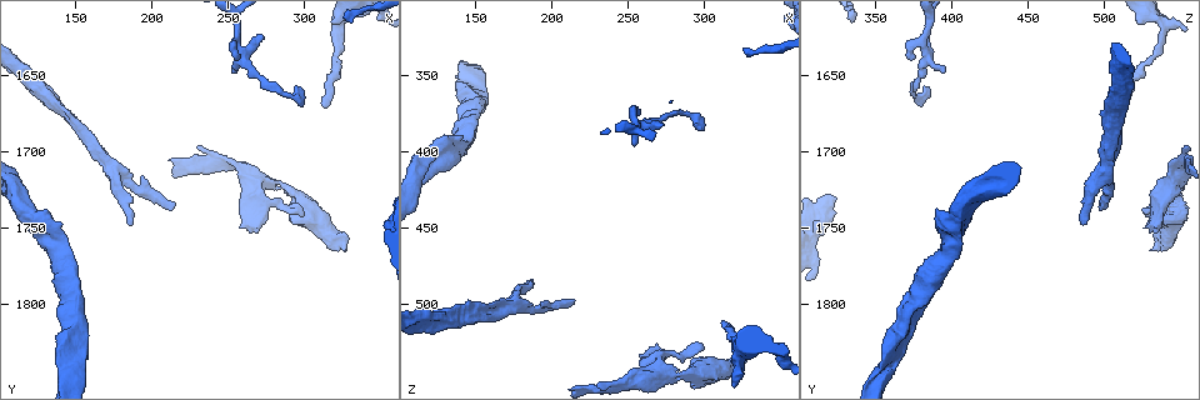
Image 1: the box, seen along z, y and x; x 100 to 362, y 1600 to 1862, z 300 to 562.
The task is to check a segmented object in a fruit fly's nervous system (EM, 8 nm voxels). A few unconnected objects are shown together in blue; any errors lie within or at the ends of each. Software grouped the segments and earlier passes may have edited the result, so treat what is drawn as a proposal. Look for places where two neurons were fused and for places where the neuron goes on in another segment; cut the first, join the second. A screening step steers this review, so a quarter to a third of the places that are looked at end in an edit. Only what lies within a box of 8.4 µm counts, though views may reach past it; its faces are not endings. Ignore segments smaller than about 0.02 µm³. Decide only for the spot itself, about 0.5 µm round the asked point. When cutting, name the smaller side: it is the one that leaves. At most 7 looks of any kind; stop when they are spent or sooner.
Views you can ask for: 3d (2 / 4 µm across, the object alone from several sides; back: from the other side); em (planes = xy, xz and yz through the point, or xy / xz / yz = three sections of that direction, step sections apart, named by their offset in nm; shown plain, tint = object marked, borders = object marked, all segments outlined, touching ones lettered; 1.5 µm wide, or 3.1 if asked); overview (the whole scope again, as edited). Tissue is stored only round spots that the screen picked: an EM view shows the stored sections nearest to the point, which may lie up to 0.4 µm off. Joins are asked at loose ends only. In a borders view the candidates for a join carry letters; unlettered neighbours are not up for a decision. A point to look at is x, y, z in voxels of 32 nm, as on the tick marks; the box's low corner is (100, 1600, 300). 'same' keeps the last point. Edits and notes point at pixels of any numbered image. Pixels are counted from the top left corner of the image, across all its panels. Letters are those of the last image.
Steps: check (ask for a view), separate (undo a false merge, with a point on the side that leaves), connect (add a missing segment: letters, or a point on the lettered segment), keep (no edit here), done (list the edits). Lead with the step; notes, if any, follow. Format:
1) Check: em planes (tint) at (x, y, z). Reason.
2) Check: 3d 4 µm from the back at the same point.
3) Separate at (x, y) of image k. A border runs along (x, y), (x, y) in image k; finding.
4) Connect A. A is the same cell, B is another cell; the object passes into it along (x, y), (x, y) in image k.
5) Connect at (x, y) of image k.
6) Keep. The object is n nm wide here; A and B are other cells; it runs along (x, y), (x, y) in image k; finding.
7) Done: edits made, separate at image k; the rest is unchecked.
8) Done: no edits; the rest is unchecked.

Check: 3d 2 µm at (188, 1748, 486). Thin end.

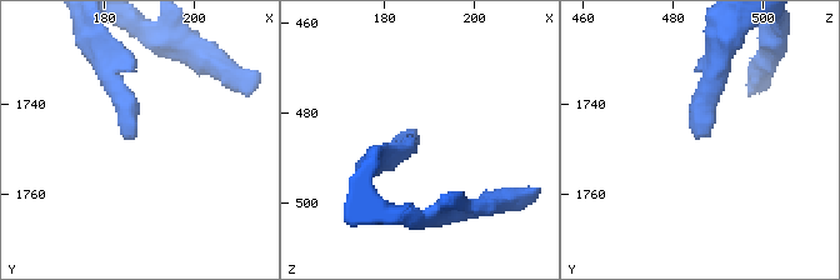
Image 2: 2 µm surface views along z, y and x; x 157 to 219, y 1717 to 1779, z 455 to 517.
Check: em yz step 8 (tint) at (187, 1748, 486). Need the tissue.

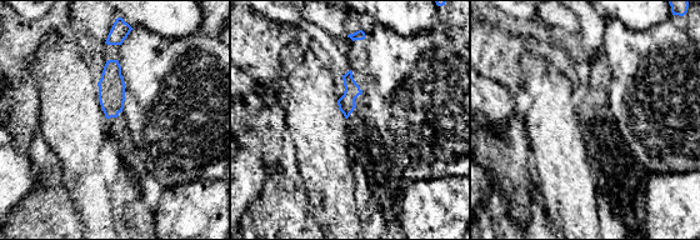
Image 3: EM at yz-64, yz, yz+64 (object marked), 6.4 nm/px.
Check: em planes (borders) at the same point. Cut it another way.

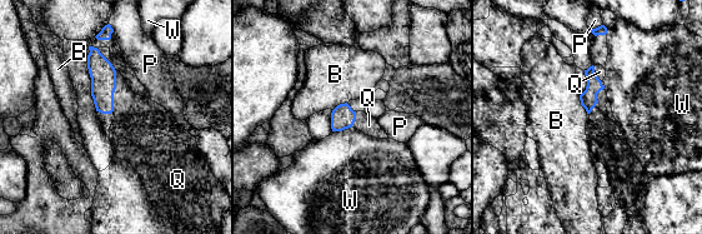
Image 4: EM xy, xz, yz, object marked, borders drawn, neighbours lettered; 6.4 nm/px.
Connect Q. Q is the same cell, B, P and W are other cells; the neuron continues.

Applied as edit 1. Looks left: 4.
Check: 3d 2 µm at (324, 1764, 530). Free end.

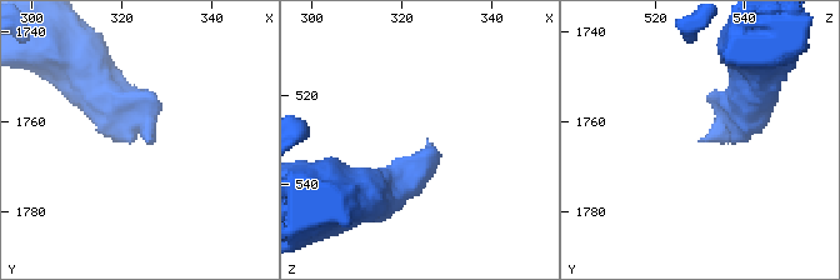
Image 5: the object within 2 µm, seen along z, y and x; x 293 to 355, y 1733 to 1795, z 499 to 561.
Check: em planes (borders) at (326, 1765, 531).

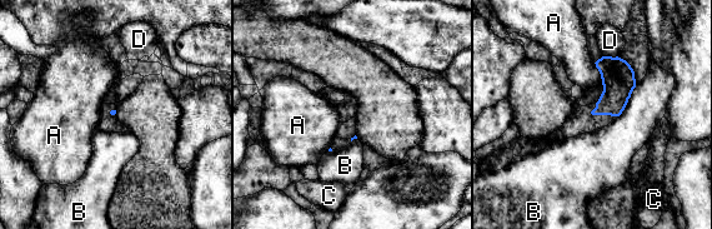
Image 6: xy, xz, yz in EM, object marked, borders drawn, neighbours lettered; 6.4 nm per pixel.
Keep. The longest contact is with B, 240 nm; A, B, C and D are other cells; no lettered segment goes on from it.

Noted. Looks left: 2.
Check: 3d 2 µm at (314, 1670, 510). Tapers out.

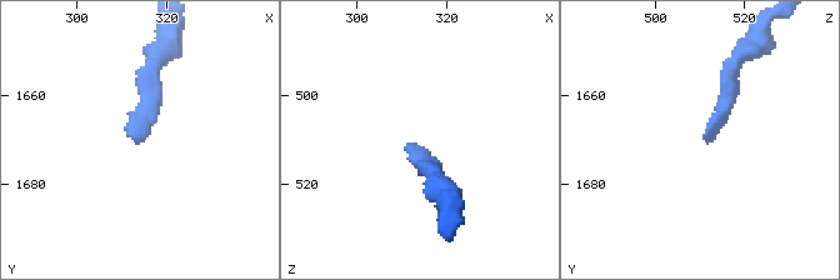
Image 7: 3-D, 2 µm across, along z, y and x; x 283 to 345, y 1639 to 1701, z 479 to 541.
Check: em planes (borders) at (312, 1670, 510). Need the tissue.

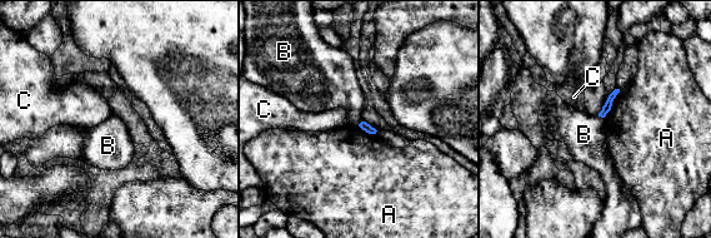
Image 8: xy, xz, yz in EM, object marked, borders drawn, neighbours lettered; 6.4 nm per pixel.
Keep. A, B and C are other cells; a border runs along (362, 120), (357, 124) in image 8; no lettered segment goes on from it.

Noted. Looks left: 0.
Done: edits made, connect at image 4; the rest is unchecked.

